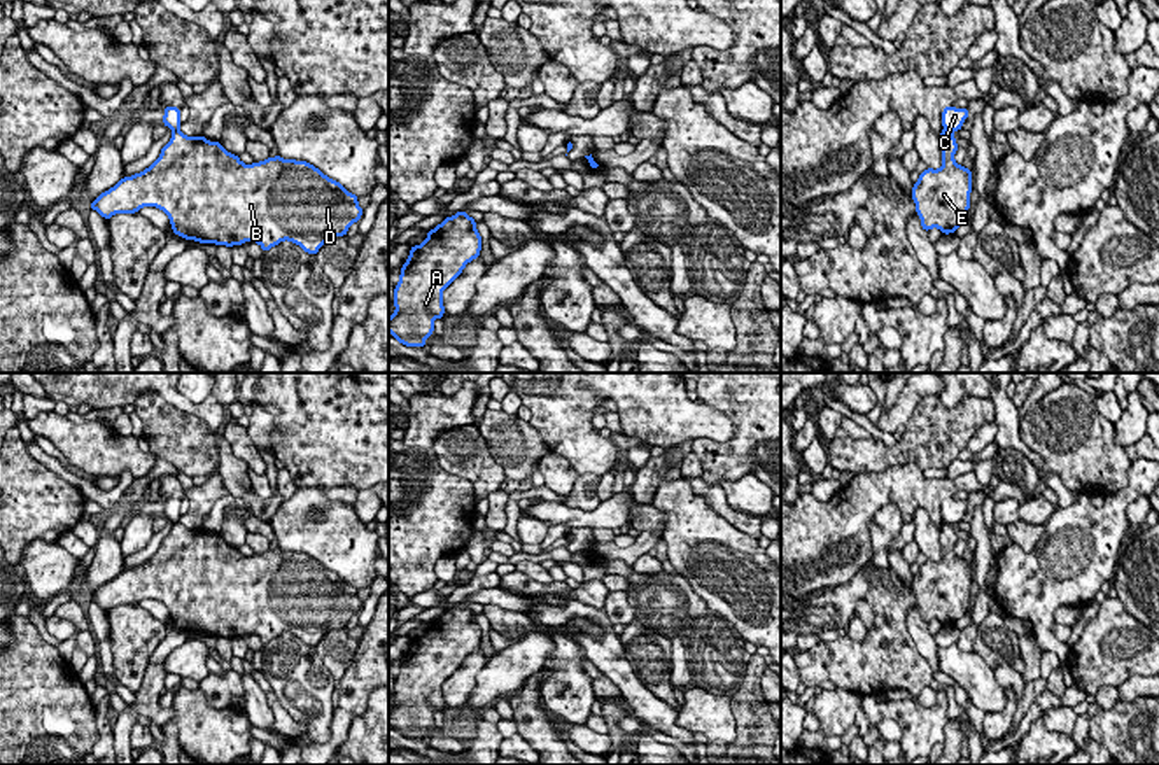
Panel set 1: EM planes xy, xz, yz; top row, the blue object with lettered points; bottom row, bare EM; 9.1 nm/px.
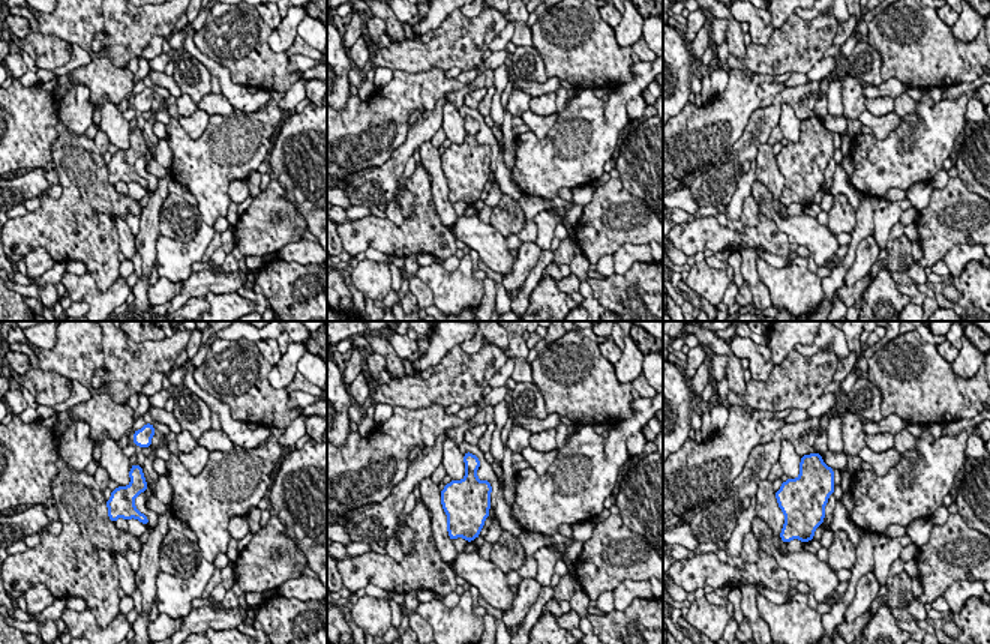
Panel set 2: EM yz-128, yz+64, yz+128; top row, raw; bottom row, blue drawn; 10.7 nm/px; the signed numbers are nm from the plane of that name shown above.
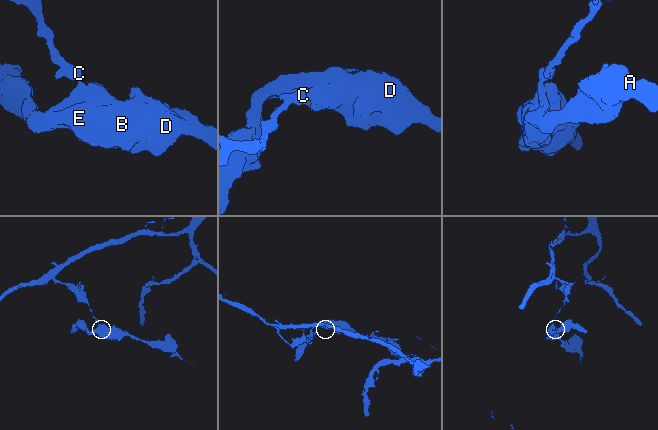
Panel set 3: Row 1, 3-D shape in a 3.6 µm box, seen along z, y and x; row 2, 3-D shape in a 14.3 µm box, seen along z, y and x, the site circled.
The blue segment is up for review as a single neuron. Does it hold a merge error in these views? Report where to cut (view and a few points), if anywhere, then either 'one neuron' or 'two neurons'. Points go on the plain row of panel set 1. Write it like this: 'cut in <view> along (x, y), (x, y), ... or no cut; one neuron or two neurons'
cut in yz along (944, 522), (951, 526); two neurons

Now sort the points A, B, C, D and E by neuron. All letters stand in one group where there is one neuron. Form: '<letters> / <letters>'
A B D E / C

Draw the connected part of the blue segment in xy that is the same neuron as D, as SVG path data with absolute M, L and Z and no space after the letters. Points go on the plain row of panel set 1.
M173 523L159 550L144 564L123 569L89 599L103 611L137 606L144 599L163 602L172 623L186 632L215 637L256 634L263 644L289 632L315 648L334 628L345 628L362 607L357 588L306 553L284 551L245 557L221 534Z

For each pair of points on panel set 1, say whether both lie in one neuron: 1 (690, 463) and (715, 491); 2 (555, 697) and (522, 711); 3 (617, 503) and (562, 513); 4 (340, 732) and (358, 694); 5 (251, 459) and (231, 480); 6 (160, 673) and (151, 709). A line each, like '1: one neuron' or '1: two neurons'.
1: two neurons
2: two neurons
3: one neuron
4: one neuron
5: two neurons
6: one neuron

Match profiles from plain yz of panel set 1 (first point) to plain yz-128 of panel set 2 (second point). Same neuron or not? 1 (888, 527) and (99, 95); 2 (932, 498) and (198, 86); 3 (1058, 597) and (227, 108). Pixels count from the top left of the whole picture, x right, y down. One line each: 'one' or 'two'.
1: two
2: two
3: two

